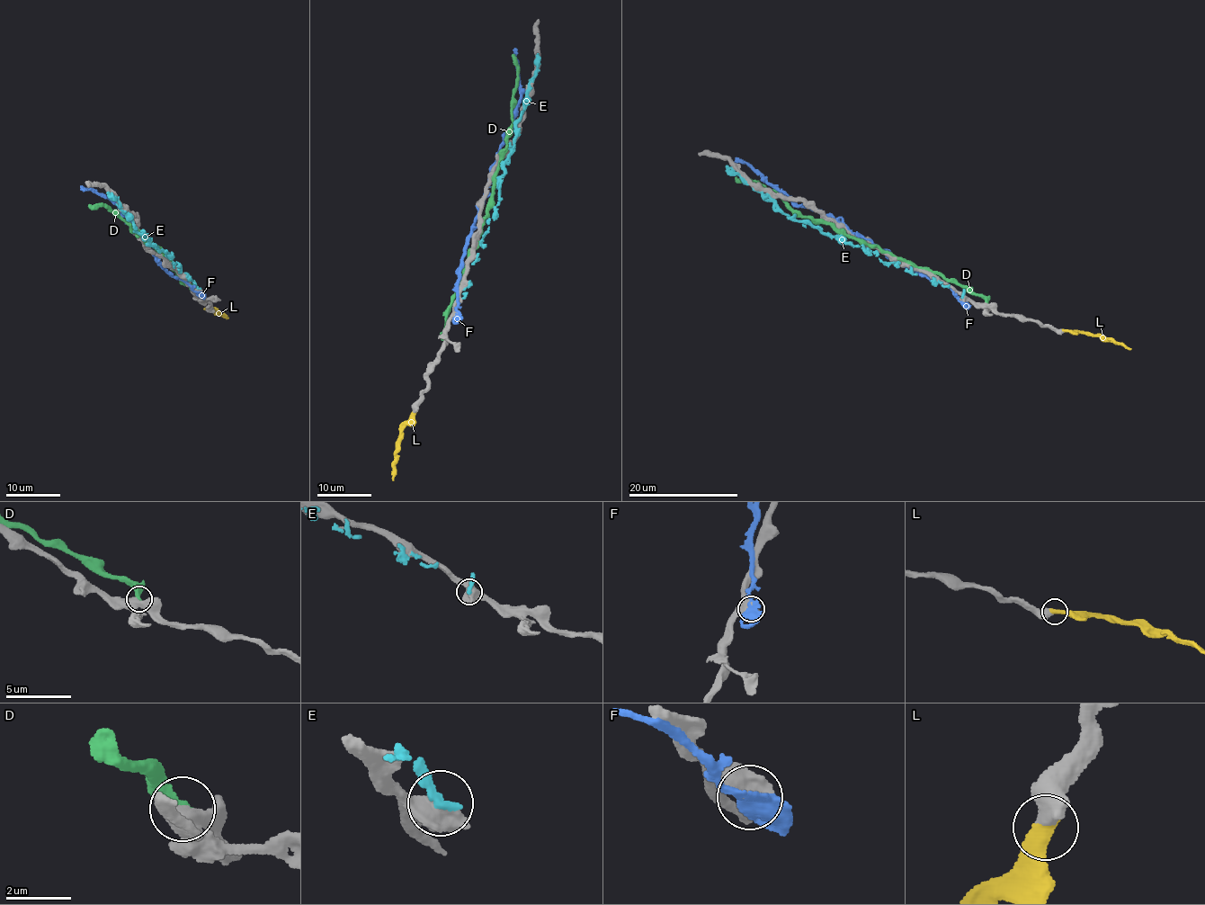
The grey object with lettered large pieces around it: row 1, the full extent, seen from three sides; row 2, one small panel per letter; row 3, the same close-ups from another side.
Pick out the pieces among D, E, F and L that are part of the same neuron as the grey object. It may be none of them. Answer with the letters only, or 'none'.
L

